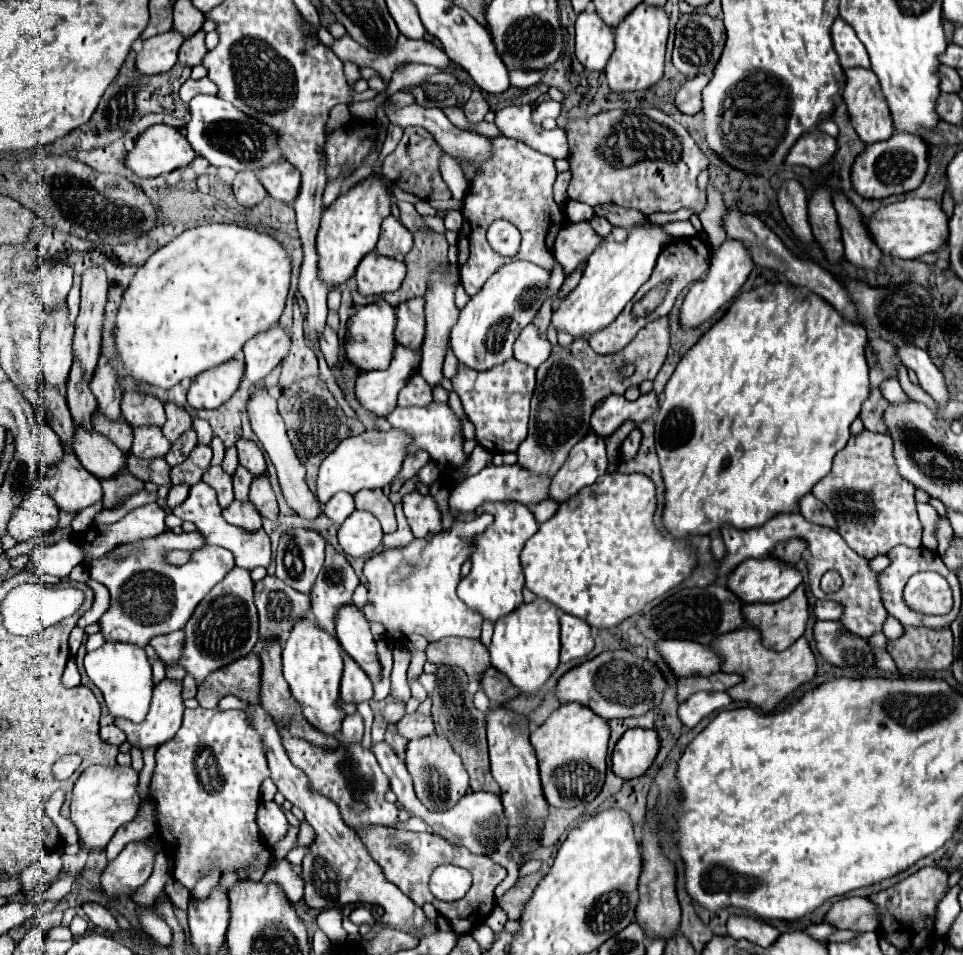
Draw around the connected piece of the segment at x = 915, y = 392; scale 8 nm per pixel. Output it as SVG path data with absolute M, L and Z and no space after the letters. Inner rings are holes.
M900 366L898 368L898 381L910 399L923 402L930 408L935 408L936 402L933 398L921 387L918 387L909 380L907 368L905 366Z

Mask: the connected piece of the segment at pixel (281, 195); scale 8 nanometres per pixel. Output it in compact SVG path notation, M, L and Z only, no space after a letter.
M283 160L273 162L265 168L259 168L255 174L263 188L267 190L267 194L273 196L275 200L281 200L285 204L291 204L295 200L301 178L297 168L293 168L289 162Z

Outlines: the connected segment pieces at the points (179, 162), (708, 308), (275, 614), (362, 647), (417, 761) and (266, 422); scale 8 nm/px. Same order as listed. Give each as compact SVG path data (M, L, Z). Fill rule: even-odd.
M155 124L147 128L127 154L127 166L137 176L161 176L177 168L187 168L197 158L179 128Z
M725 240L719 250L713 252L709 272L703 280L695 282L689 290L689 294L683 300L683 306L679 310L679 324L683 330L695 330L703 322L707 322L717 310L721 310L727 302L733 302L733 298L739 294L741 286L745 284L749 272L753 268L753 260L747 252L747 248L739 240Z
M265 576L255 584L255 606L259 610L259 638L279 640L281 644L291 634L297 620L309 618L309 596L289 588L277 576Z
M353 604L345 606L337 616L337 640L343 650L363 668L363 672L375 682L383 678L381 662L377 656L375 640L369 632L369 624L361 610Z
M429 736L421 740L411 740L407 744L407 758L405 758L407 770L413 778L415 794L417 798L429 808L429 810L447 810L469 790L469 778L461 764L461 758L453 752L451 744L447 740L441 740L441 736Z
M259 390L257 394L251 396L251 400L249 400L249 420L251 420L251 428L257 434L263 450L269 454L269 458L271 458L275 470L277 470L279 484L281 484L281 490L283 490L287 504L293 508L293 512L297 516L301 516L305 520L315 520L317 516L321 516L321 504L315 498L315 494L309 490L309 486L305 484L305 468L303 468L303 464L299 464L299 458L297 458L297 454L295 454L287 434L285 434L283 420L277 412L277 402L267 390Z

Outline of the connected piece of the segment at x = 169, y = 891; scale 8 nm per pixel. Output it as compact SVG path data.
M169 878L167 884L165 884L165 894L169 896L169 900L173 902L175 908L187 912L187 908L189 908L189 900L191 900L191 894L189 894L187 888L181 888L181 886L177 884L177 880Z

